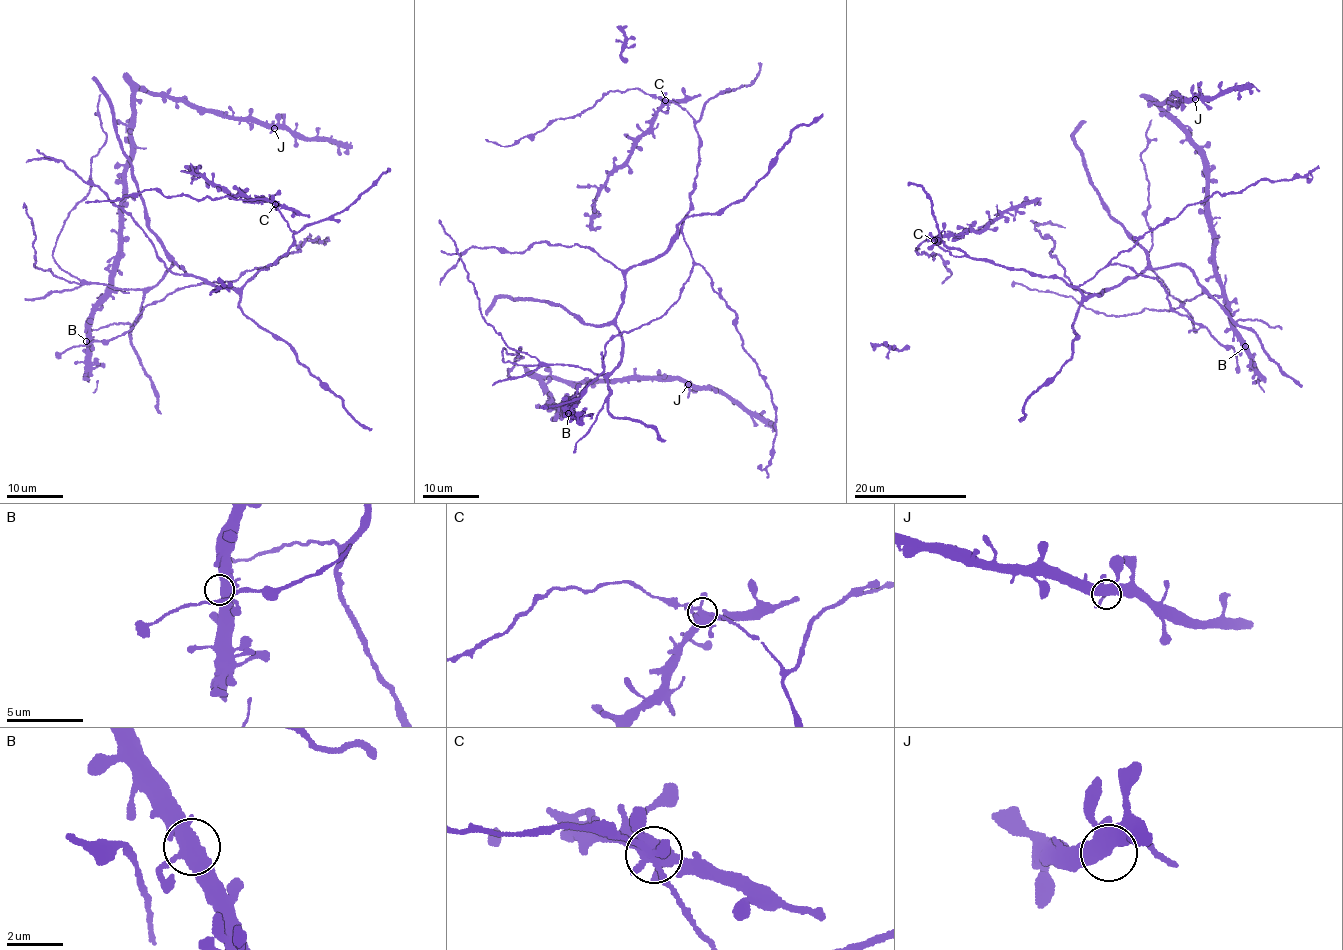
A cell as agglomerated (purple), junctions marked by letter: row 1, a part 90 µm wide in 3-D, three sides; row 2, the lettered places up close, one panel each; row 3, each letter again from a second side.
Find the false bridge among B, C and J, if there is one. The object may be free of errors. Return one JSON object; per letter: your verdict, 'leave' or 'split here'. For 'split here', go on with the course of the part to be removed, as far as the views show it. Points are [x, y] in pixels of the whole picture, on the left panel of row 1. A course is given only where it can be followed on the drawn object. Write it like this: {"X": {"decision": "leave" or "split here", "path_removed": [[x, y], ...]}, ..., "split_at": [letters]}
{"B": {"decision": "leave"}, "C": {"decision": "split here", "path_removed": [[276, 204], [266, 199], [259, 203], [245, 195], [235, 197], [197, 175]]}, "J": {"decision": "leave"}, "split_at": ["C"]}

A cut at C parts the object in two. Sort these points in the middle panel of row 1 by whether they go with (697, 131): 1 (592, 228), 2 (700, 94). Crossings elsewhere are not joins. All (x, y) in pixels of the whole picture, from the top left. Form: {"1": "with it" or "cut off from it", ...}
{"1": "cut off from it", "2": "cut off from it"}

